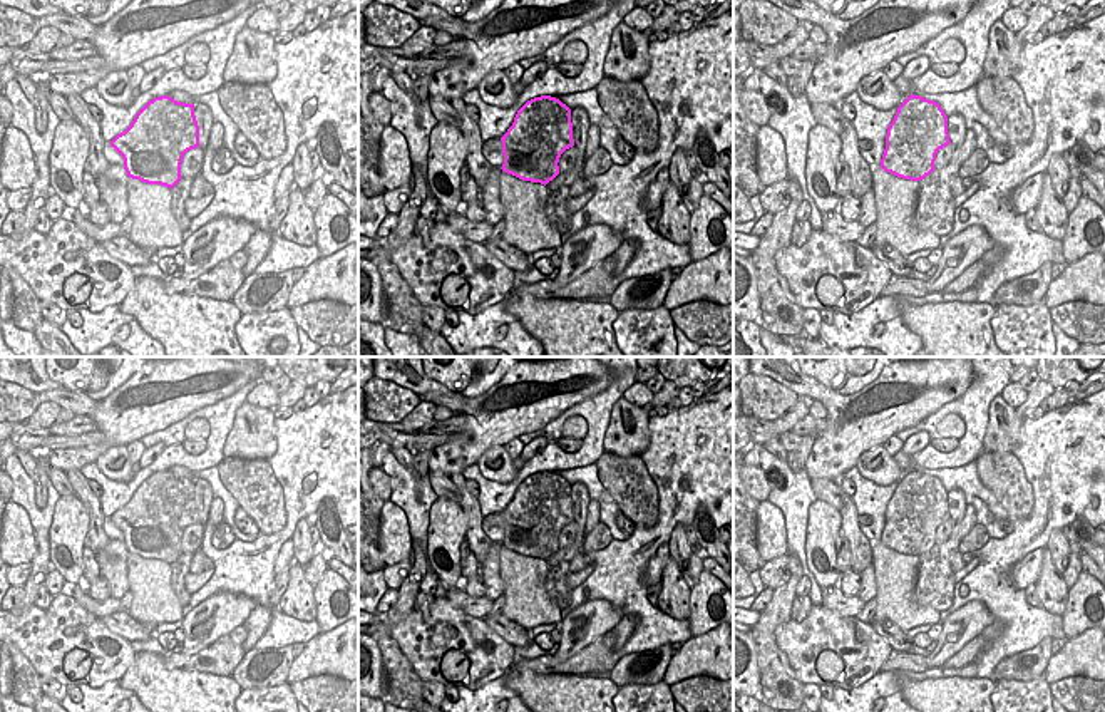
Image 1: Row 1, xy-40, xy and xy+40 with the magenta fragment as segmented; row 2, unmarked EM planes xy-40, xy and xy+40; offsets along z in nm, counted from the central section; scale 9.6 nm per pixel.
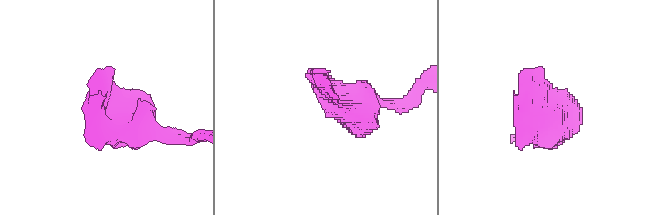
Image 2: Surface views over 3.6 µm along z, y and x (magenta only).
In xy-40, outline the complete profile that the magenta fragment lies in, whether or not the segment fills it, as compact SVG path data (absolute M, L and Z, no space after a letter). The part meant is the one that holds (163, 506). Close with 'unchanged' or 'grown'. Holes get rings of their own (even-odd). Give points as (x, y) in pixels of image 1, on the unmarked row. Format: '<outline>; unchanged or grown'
M154 472L110 521L122 531L129 553L172 565L182 553L184 529L199 523L194 479Z; unchanged

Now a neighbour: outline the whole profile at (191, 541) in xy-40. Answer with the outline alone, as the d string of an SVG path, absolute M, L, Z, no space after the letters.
M201 523L188 526L182 533L181 551L196 553L198 549L201 549L203 536L204 536L204 526Z

